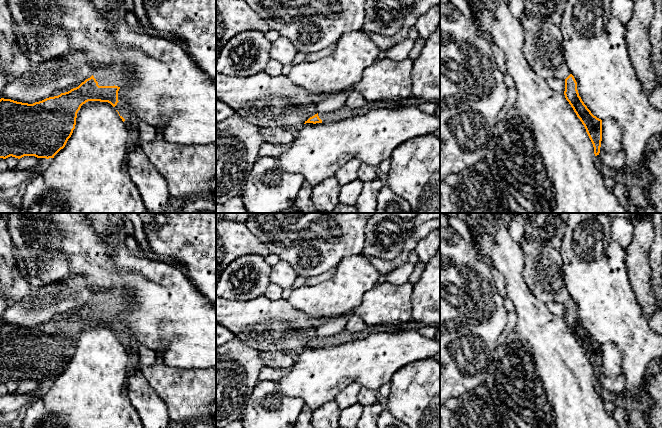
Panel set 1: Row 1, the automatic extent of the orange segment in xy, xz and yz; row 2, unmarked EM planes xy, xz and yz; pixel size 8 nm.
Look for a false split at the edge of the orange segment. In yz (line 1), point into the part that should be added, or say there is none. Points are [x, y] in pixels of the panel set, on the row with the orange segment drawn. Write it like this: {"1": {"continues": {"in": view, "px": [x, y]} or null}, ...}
{"1": {"continues": null}}

